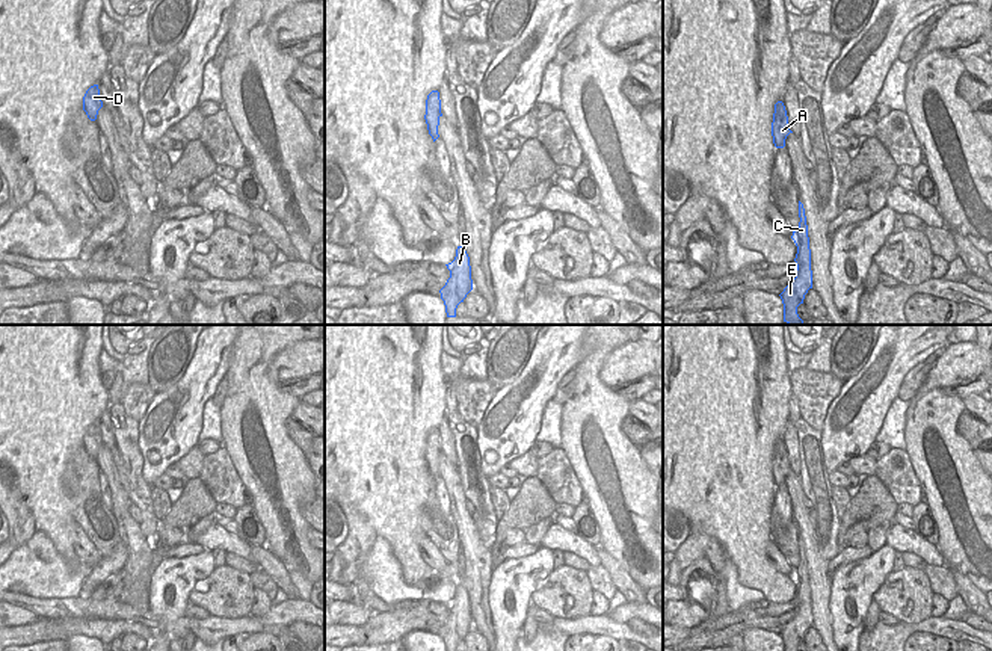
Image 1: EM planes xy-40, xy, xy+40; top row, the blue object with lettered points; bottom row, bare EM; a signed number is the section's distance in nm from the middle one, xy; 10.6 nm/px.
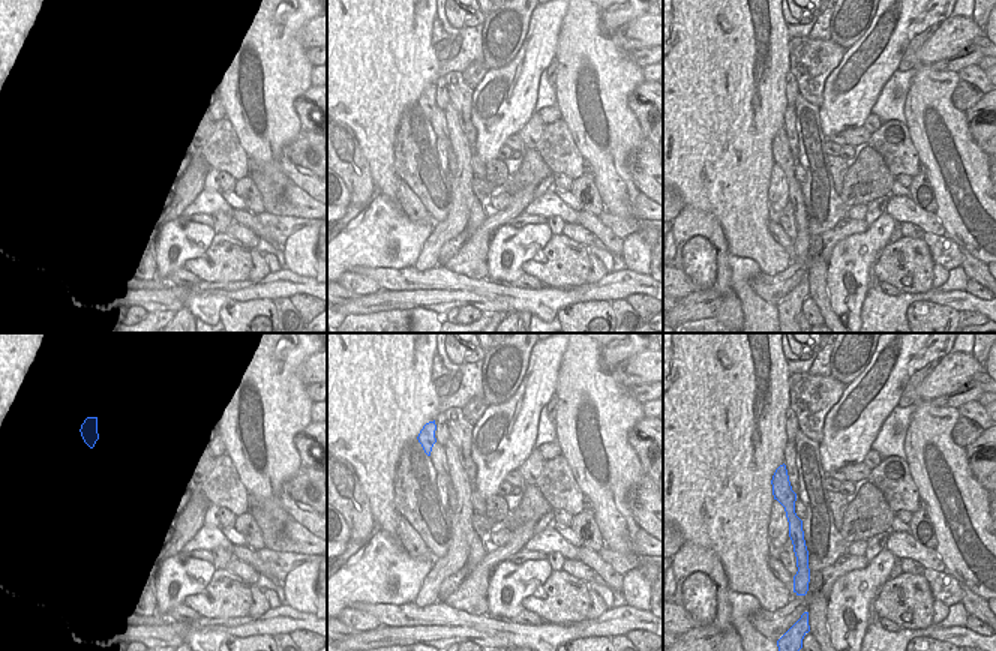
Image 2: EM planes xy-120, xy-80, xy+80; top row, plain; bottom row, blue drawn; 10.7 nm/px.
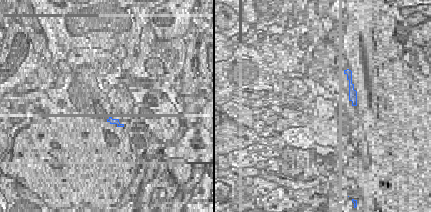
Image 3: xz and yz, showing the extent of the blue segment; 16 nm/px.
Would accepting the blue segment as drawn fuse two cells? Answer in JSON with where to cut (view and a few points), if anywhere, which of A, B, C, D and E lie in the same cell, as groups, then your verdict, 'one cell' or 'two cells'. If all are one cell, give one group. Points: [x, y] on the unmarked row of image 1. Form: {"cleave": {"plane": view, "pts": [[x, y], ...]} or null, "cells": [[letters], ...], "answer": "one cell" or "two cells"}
{"cleave": null, "cells": [["A", "B", "C", "D", "E"]], "answer": "one cell"}

